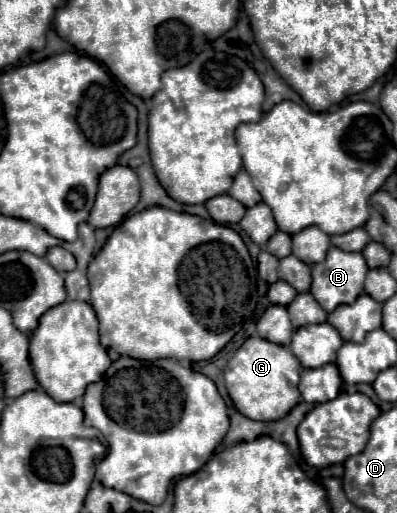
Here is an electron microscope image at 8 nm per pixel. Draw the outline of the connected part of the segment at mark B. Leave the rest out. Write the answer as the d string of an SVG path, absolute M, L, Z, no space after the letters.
M330 248L324 262L312 266L312 296L318 300L318 304L332 312L338 304L352 304L362 292L364 292L364 276L368 272L368 266L364 262L364 256L360 252L344 252L340 248Z

